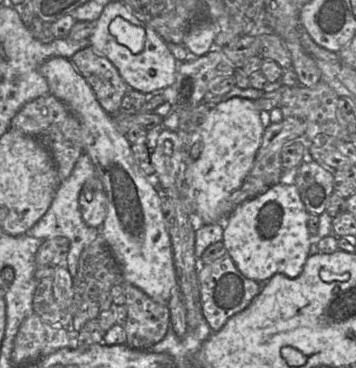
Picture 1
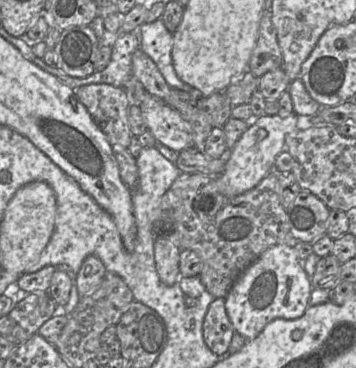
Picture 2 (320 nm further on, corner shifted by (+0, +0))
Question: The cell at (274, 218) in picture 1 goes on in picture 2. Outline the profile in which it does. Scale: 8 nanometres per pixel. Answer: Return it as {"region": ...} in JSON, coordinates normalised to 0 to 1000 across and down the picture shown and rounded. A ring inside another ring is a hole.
{"region":[[[784,663],[744,679],[663,761],[632,810],[632,837],[657,899],[680,910],[691,929],[716,921],[761,872],[789,864],[826,870],[843,864],[868,834],[876,791],[874,755],[851,731],[848,709],[823,671]]]}

